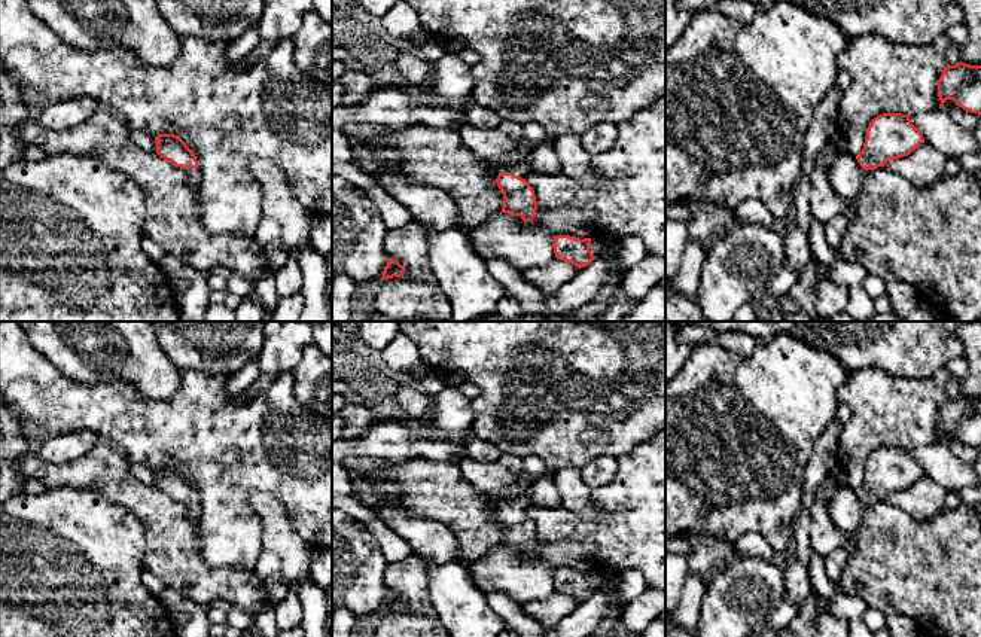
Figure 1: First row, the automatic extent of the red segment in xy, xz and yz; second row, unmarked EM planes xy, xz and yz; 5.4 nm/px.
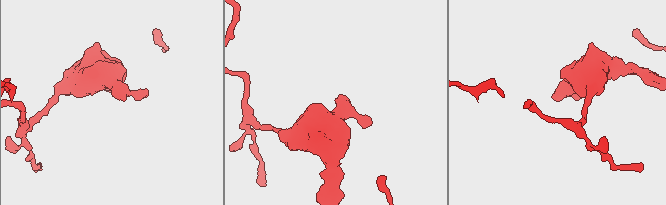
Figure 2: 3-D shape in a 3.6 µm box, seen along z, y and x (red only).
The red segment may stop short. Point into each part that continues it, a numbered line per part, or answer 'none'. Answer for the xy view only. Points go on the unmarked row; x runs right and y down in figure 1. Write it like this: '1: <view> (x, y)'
1: xy (194, 508)

